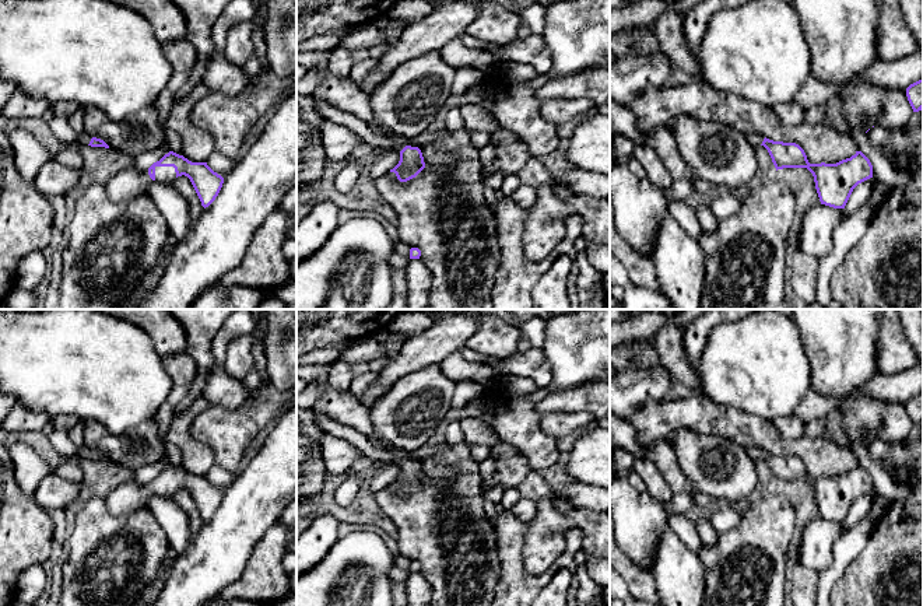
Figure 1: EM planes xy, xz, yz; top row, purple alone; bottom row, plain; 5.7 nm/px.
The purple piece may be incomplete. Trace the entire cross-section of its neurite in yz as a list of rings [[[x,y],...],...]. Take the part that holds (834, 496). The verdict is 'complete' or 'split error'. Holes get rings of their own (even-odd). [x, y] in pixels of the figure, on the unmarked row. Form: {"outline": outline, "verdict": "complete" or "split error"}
{"outline": [[[761,448],[747,451],[754,460],[764,459],[768,463],[776,484],[807,481],[814,490],[821,518],[833,522],[845,522],[853,502],[873,491],[873,479],[861,465],[836,477],[810,477],[804,463],[796,456],[773,455]]], "verdict": "split error"}

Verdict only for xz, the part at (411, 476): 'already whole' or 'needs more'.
needs more

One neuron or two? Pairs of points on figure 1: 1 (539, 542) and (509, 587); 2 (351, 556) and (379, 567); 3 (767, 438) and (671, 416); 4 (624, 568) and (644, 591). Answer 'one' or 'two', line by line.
1: two
2: one
3: one
4: one

